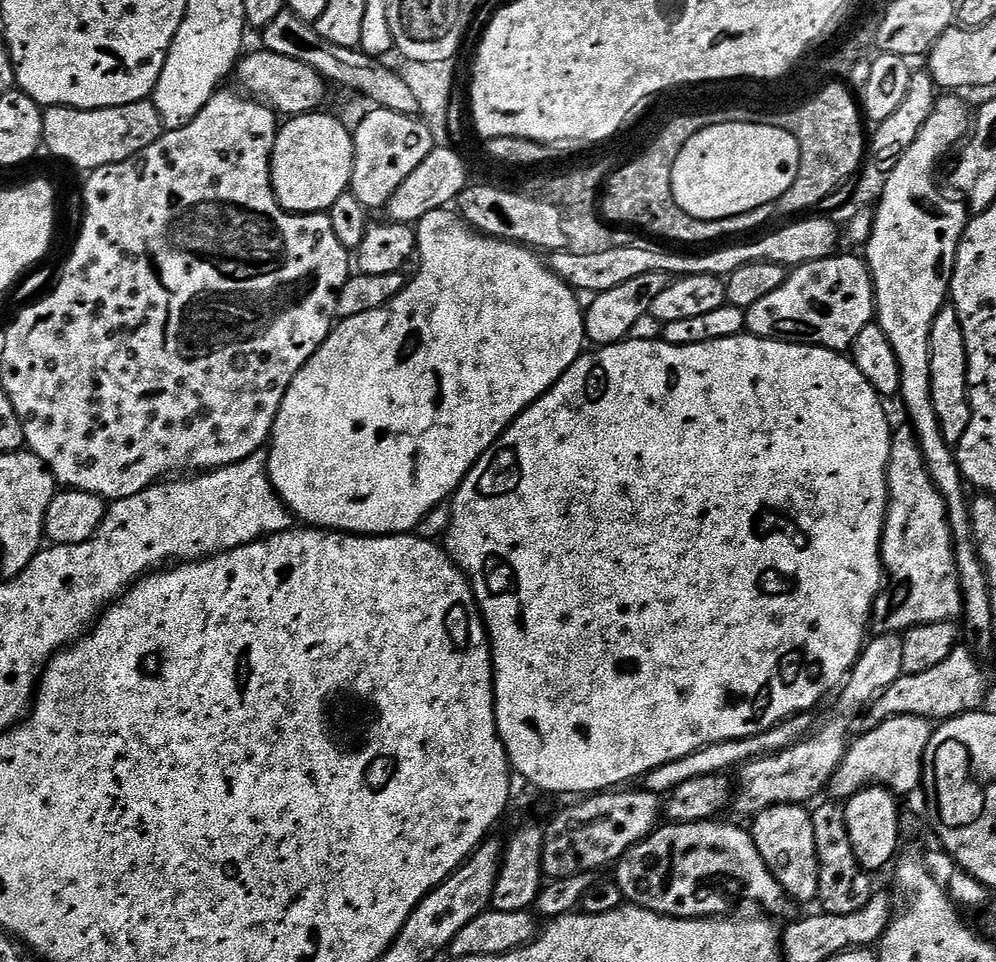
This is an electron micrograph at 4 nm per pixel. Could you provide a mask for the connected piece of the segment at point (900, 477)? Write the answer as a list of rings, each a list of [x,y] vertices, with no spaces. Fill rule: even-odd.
[[[910,426],[903,427],[897,427],[892,433],[888,459],[888,513],[880,543],[884,571],[889,577],[900,576],[900,585],[892,592],[892,604],[887,595],[881,594],[872,606],[872,620],[880,624],[888,620],[887,631],[892,634],[903,634],[923,624],[946,624],[955,621],[964,611],[946,501],[930,478],[916,431]]]

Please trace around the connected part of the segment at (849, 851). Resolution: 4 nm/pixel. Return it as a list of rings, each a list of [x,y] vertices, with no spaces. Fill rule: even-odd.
[[[840,802],[817,803],[811,809],[812,825],[814,826],[814,850],[818,852],[818,894],[816,900],[821,904],[823,911],[827,914],[854,914],[854,910],[862,910],[866,902],[874,895],[872,888],[873,877],[854,858],[854,846],[850,846],[850,834],[846,830],[846,814],[844,804]]]

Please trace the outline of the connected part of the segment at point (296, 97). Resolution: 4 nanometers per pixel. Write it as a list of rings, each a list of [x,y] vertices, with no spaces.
[[[267,50],[259,51],[252,53],[249,51],[234,69],[234,80],[241,84],[239,87],[251,99],[268,105],[273,112],[284,118],[301,116],[325,107],[324,99],[328,96],[330,84],[318,74],[318,70],[314,70],[314,66],[306,66],[306,62],[286,58],[286,54],[274,54]]]

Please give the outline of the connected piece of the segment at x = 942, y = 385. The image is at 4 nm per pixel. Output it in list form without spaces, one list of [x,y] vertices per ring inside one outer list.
[[[946,306],[934,318],[934,326],[930,334],[930,390],[934,410],[938,414],[940,432],[950,445],[960,443],[962,434],[966,434],[966,426],[970,426],[972,403],[968,401],[968,355],[966,342],[962,334],[962,326],[955,308]]]

